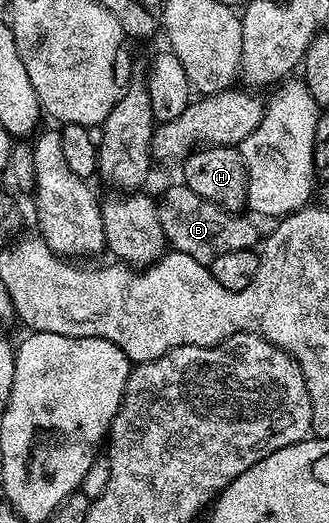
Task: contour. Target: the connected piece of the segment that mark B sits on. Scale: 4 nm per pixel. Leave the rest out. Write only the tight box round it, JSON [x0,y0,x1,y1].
[156,184,262,264]

